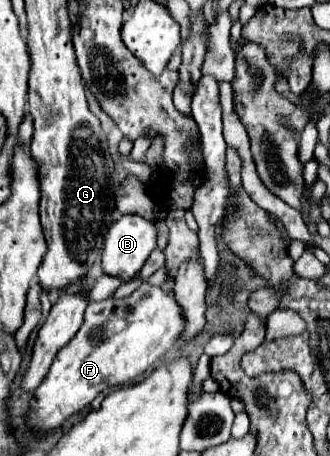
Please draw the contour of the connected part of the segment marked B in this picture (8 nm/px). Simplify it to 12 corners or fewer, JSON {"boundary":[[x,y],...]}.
{"boundary":[[122,216],[106,234],[102,272],[132,280],[156,248],[156,226]]}

